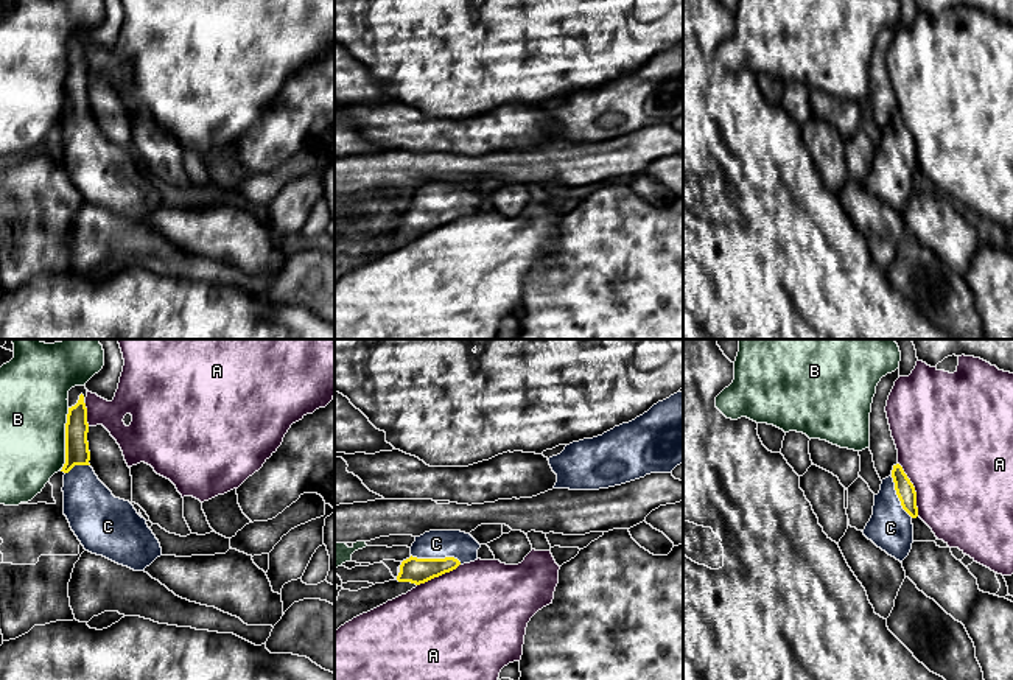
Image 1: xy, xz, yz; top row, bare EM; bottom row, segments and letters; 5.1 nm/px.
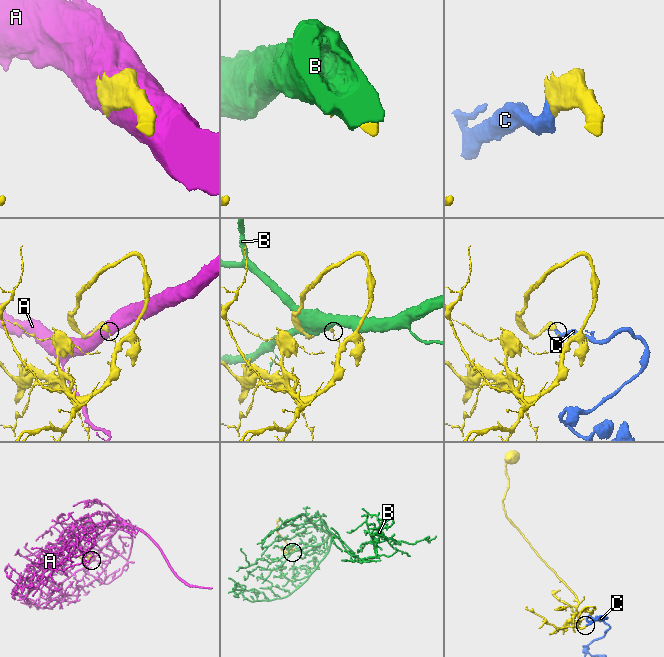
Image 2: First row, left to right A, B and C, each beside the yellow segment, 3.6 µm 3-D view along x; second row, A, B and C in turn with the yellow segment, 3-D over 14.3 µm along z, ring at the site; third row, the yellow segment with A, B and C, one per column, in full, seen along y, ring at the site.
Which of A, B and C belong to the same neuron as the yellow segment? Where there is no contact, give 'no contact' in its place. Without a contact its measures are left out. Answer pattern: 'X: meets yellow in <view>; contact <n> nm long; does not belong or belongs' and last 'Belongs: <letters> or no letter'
A: meets yellow in yz; contact 300 nm long; does not belong
B: meets yellow in xy; contact 340 nm long; does not belong
C: meets yellow in xz; contact 260 nm long; belongs
Belongs: C

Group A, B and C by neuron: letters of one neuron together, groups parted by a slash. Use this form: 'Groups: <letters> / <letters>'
Groups: A / B / C

